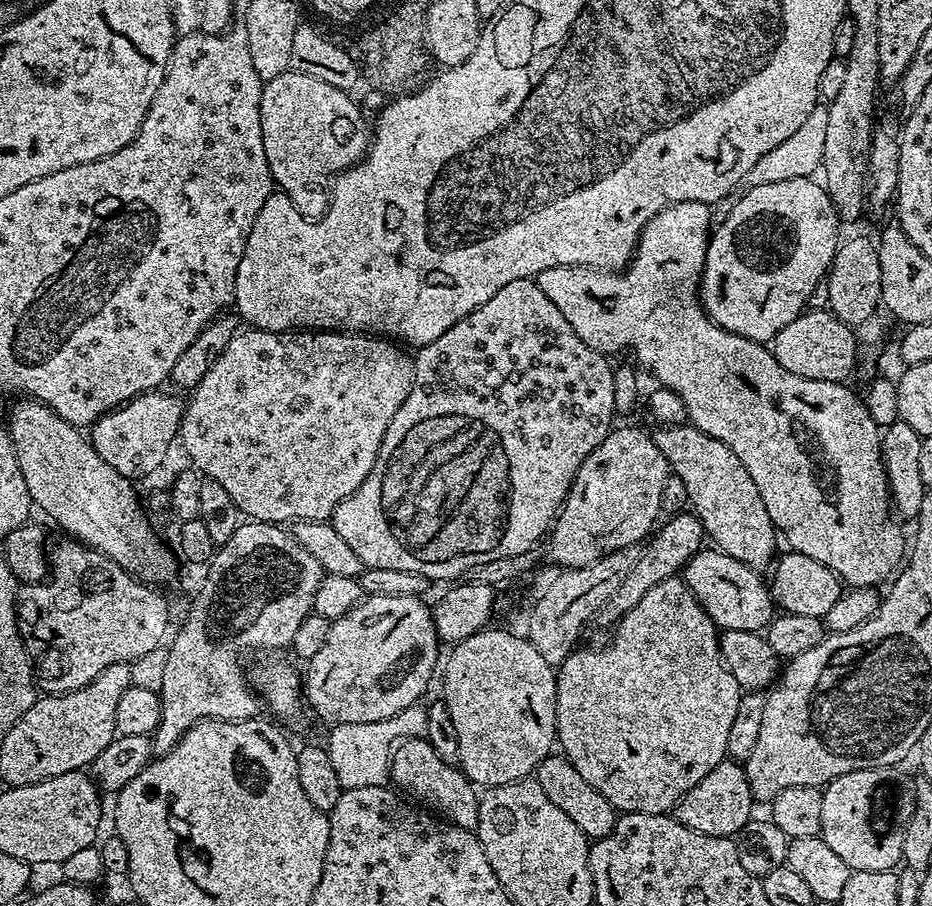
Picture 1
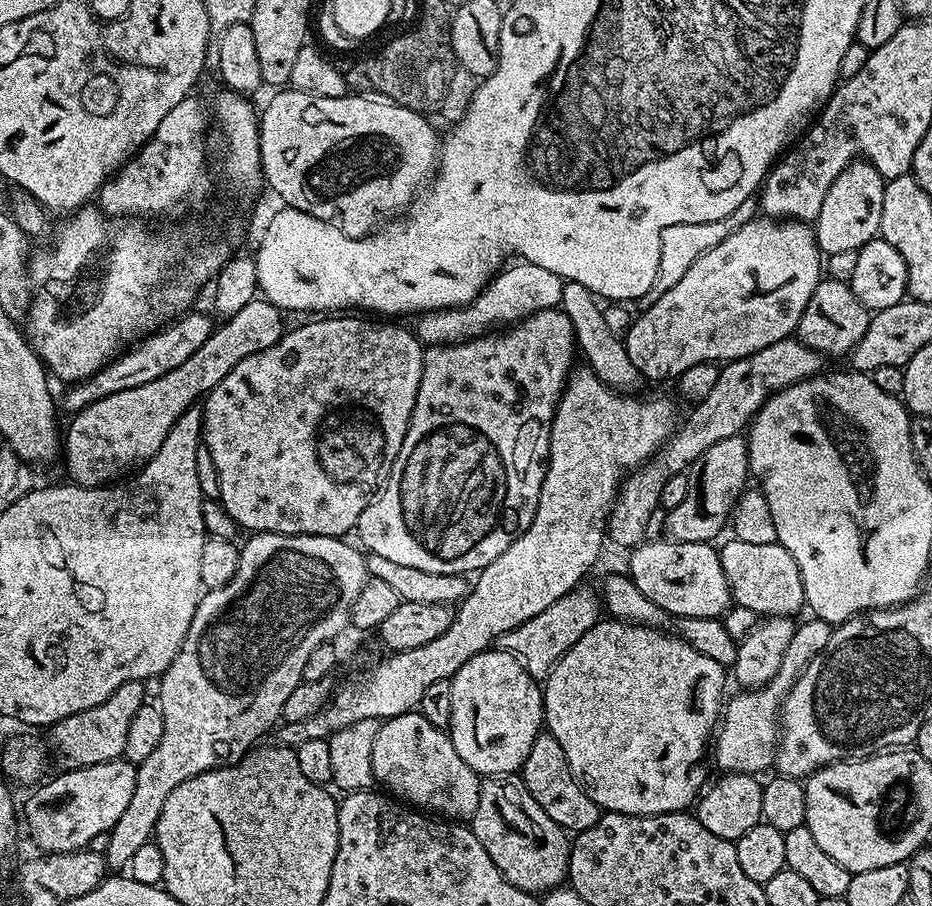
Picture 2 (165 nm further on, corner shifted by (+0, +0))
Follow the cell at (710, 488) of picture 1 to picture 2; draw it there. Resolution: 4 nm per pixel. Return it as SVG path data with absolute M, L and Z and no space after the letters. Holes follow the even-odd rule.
M565 283L560 299L560 308L570 318L570 326L576 335L576 347L579 355L584 355L583 363L594 370L594 374L608 388L621 394L636 394L640 387L646 384L640 375L638 366L630 362L630 354L626 350L623 339L614 335L613 331L606 326L603 318L603 307L601 301L593 296L586 286L581 284Z

